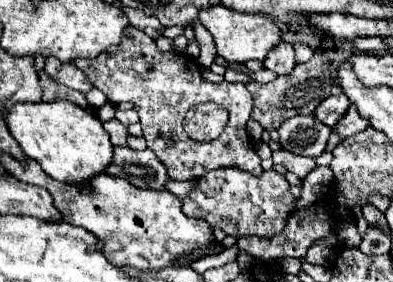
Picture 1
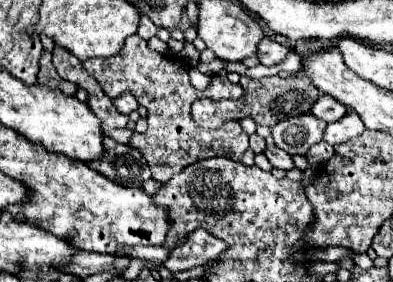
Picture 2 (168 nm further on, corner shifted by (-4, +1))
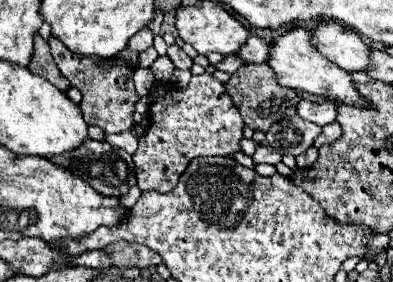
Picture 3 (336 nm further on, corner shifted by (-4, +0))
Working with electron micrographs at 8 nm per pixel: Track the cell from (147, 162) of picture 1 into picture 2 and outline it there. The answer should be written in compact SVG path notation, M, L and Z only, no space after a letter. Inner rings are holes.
M110 137L104 139L104 147L104 157L100 161L90 161L90 169L124 187L142 187L142 183L150 179L150 169L148 165L144 165L144 157L138 149L122 145Z

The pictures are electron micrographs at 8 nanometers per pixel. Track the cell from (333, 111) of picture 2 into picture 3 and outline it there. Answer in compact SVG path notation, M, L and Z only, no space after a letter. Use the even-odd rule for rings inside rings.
M300 100L296 106L296 112L300 118L314 122L318 126L326 126L328 122L336 120L336 104L326 100L326 102L310 102L310 100Z

